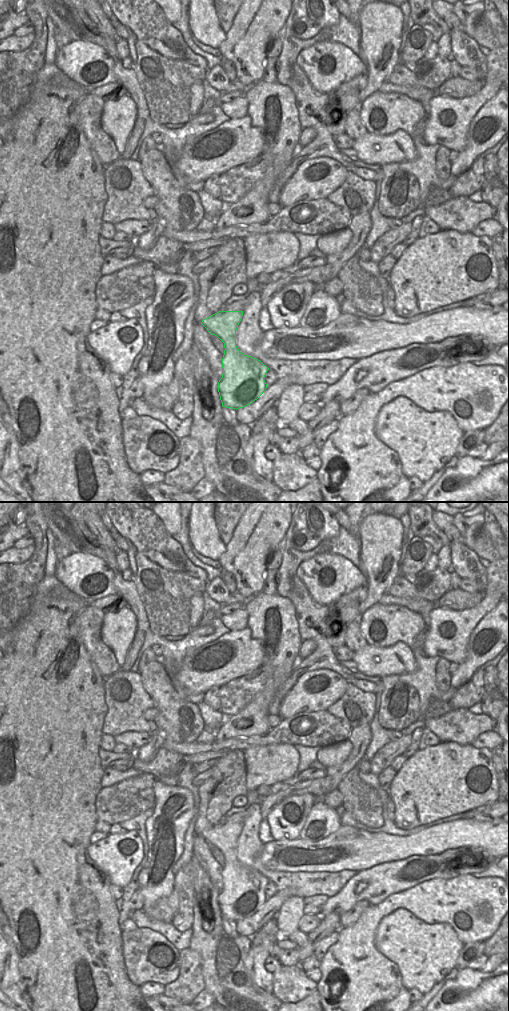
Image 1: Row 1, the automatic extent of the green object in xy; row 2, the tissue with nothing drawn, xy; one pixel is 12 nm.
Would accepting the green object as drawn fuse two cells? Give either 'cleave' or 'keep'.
keep

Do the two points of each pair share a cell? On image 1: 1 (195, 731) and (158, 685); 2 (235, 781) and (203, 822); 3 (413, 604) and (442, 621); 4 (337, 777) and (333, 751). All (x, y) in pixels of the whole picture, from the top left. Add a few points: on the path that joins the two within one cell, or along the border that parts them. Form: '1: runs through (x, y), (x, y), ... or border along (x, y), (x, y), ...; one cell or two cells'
1: runs through (183, 722), (172, 711), (170, 703), (165, 697); one cell
2: runs through (225, 791), (215, 801), (211, 812); one cell
3: border along (438, 606), (429, 613); two cells
4: border along (351, 749), (344, 761), (326, 768); two cells

